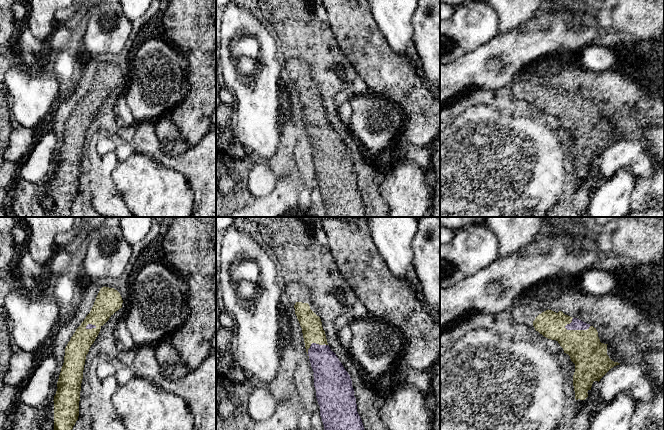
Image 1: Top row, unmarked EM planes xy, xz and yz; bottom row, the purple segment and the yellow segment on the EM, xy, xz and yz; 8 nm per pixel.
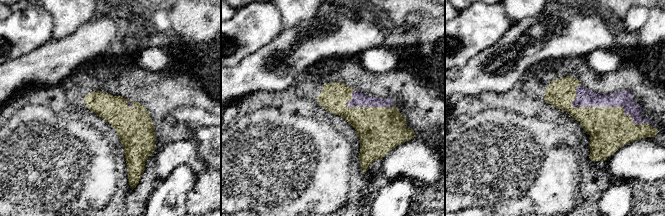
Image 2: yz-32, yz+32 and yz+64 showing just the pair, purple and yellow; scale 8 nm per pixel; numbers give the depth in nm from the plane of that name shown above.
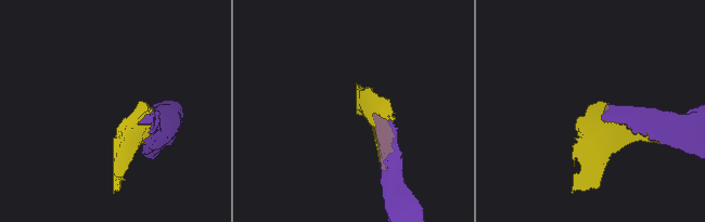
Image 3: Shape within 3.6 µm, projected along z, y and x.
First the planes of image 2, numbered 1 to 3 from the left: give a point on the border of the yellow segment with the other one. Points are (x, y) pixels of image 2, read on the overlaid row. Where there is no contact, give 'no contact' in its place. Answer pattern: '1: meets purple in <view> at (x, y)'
1: meets purple in yz-32 at (130, 105)
2: meets purple in yz+32 at (369, 106)
3: meets purple in yz+64 at (606, 106)

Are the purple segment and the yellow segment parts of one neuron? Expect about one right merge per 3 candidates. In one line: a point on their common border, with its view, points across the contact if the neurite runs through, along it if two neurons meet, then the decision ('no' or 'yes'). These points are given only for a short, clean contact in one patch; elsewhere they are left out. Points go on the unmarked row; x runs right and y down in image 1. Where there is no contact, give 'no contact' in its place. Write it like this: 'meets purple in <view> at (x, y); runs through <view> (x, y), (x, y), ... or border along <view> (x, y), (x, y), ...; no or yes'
meets purple in yz at (577, 105); yes

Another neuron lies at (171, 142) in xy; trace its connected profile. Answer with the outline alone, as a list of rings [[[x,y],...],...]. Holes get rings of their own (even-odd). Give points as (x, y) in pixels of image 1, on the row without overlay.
[[[169,115],[158,117],[153,123],[163,153],[177,157],[189,148],[188,143],[183,139]]]

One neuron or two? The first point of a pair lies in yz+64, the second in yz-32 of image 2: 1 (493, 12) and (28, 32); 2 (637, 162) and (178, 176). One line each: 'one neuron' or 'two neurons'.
1: one neuron
2: two neurons

